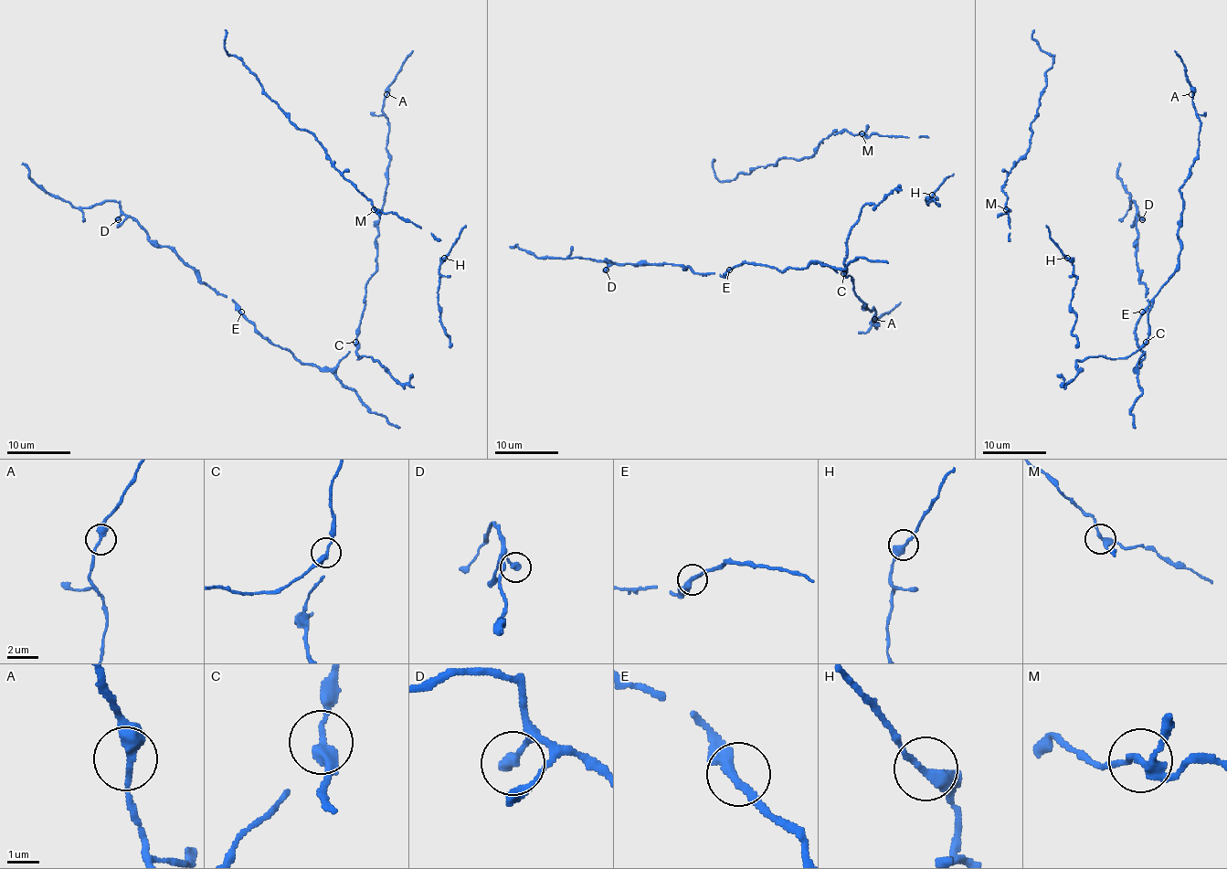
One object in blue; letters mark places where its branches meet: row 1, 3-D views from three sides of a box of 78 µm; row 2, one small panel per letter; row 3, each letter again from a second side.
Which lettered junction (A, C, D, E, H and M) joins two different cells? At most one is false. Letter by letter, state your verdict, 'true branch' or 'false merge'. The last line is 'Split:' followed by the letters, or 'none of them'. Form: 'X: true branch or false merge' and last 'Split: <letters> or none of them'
A: true branch
C: false merge
D: true branch
E: true branch
H: true branch
M: true branch
Split: C

